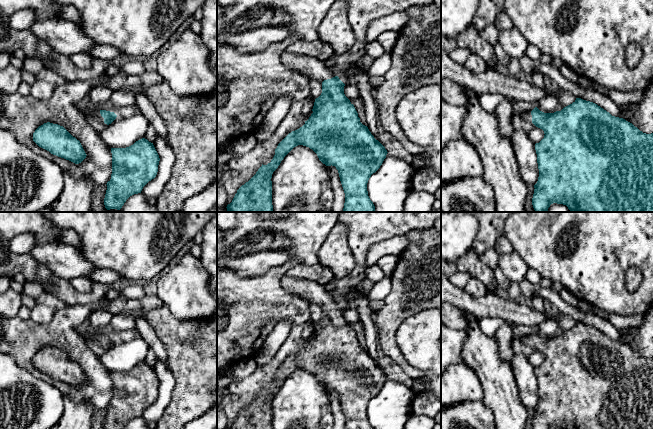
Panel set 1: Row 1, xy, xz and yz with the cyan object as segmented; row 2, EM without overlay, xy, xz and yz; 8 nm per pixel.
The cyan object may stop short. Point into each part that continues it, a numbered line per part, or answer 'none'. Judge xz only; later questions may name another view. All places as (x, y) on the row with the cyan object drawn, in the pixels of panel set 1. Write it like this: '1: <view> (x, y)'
1: xz (314, 69)

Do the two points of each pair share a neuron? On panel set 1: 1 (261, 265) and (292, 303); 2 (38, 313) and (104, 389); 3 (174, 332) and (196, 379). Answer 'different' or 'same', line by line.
1: different
2: different
3: same

